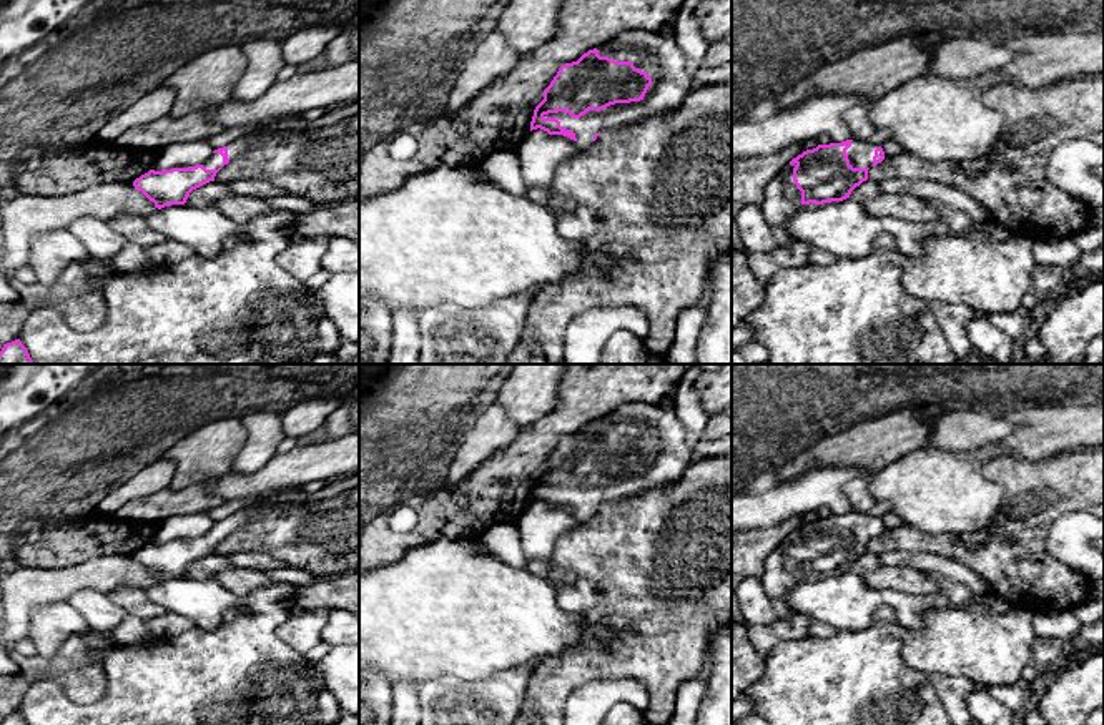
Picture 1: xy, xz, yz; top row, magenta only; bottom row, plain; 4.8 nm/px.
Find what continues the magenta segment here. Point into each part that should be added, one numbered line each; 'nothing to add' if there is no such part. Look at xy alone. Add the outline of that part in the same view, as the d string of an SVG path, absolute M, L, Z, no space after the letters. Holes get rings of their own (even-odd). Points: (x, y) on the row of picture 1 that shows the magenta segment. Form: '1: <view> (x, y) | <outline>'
1: xy (215, 162) | M213 153L205 163L203 166L206 170L218 170L223 165L223 156L219 153Z

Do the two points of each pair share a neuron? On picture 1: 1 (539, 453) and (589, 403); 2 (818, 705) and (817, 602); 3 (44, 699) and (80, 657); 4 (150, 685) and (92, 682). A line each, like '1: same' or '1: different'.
1: same
2: different
3: different
4: different

